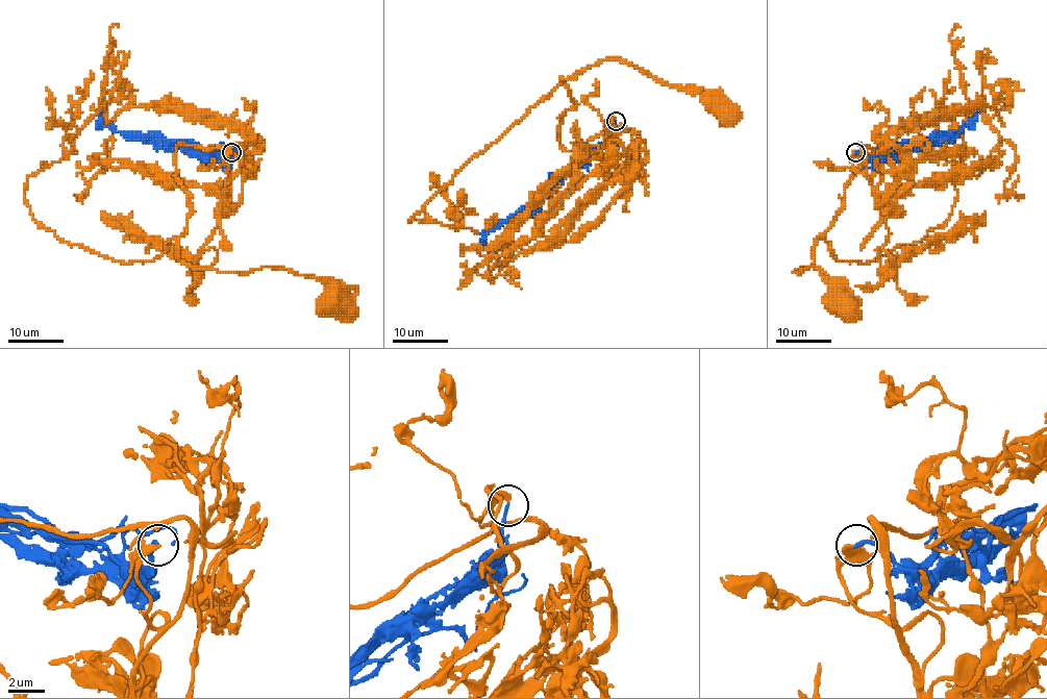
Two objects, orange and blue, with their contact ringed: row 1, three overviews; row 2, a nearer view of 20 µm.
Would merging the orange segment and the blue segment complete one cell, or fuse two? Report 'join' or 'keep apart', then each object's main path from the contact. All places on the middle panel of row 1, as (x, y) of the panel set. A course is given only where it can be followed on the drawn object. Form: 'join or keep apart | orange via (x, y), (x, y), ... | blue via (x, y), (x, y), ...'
join | orange via (616, 120), (568, 151), (561, 117), (576, 106), (562, 77), (624, 59), (724, 100), (716, 100) | blue via (616, 121), (613, 131), (539, 200), (487, 232), (484, 244)

